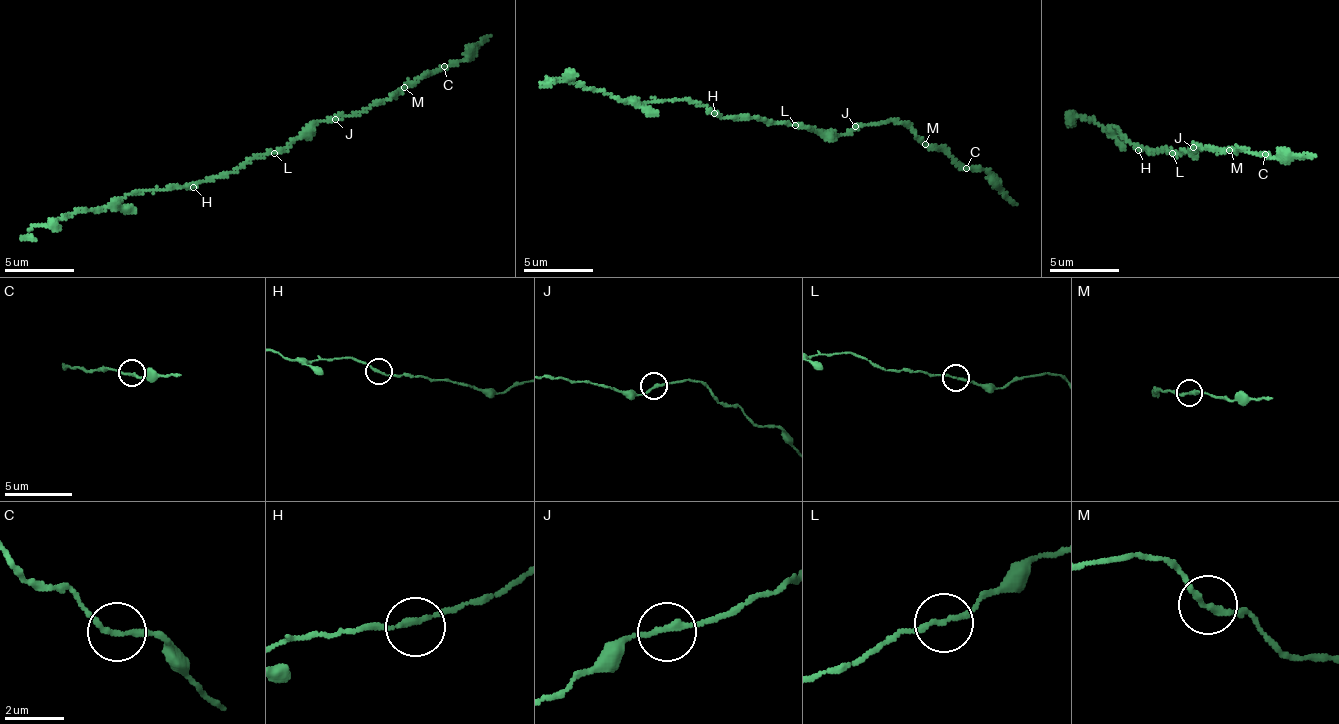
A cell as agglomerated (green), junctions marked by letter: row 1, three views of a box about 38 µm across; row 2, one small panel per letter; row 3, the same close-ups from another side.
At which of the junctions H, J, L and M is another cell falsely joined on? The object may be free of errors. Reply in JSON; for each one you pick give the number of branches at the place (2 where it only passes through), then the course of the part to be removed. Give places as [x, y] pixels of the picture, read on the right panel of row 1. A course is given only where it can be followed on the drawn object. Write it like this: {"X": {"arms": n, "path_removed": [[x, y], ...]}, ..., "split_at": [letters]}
{"split_at": []}

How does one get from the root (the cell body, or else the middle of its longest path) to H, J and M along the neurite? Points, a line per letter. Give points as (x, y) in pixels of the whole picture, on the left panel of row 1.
H: (274, 153), (267, 153), (264, 158), (247, 158), (234, 172), (206, 178), (193, 187)
J: (274, 153), (281, 152), (294, 139), (311, 133), (321, 121), (335, 119)
M: (274, 153), (281, 152), (294, 139), (311, 133), (321, 121), (360, 115), (405, 88)

